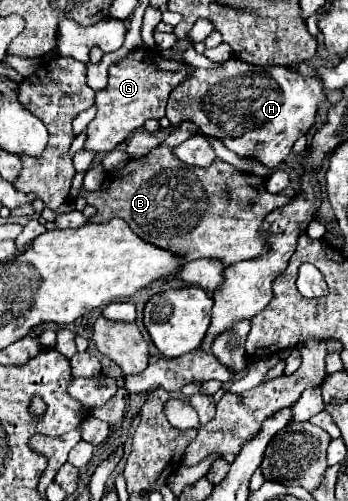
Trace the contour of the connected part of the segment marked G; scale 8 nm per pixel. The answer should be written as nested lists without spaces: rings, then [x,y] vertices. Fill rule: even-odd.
[[[146,47],[132,51],[128,57],[111,65],[108,72],[108,87],[96,93],[98,113],[94,121],[90,121],[88,125],[86,149],[92,149],[100,155],[108,153],[116,149],[128,135],[140,129],[144,121],[162,119],[170,91],[182,81],[190,79],[192,73],[194,73],[194,67],[182,61],[164,59],[158,55],[158,51],[154,55],[154,51]]]

